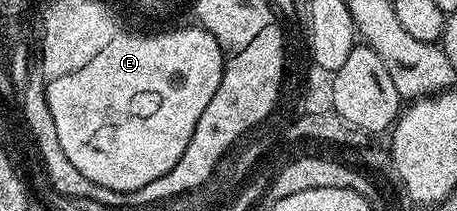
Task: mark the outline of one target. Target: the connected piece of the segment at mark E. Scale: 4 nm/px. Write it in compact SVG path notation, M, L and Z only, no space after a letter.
M176 27L170 31L171 37L157 38L151 31L144 31L144 33L135 31L131 37L122 37L122 41L114 41L114 45L110 45L110 49L106 49L106 53L102 53L102 57L94 60L87 69L82 69L82 73L74 73L74 77L62 77L61 83L54 85L53 91L44 94L46 105L50 108L48 121L56 129L58 146L62 148L64 155L68 155L68 160L76 166L76 171L80 171L80 175L92 179L92 183L100 183L100 187L112 187L112 191L131 193L160 179L160 175L172 171L172 167L176 167L180 155L184 155L184 147L188 147L188 143L192 139L192 131L196 131L196 123L200 123L200 115L204 115L204 107L208 107L212 95L216 95L216 87L220 87L224 66L224 54L214 36L204 28L193 28Z

